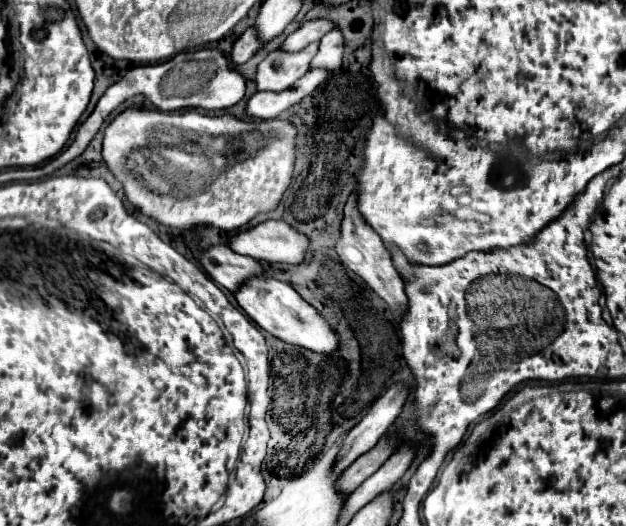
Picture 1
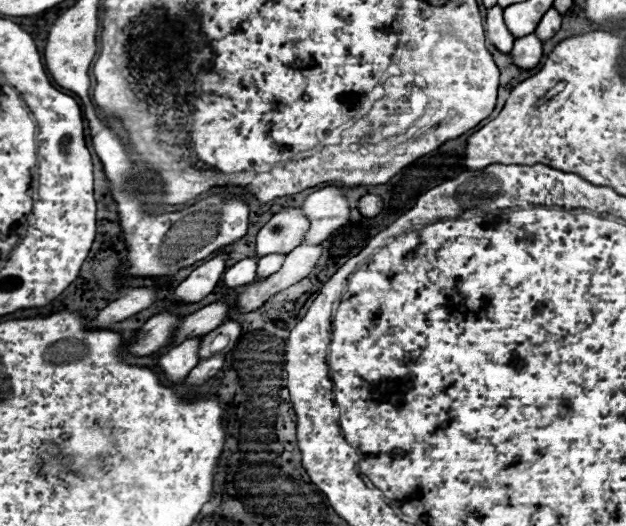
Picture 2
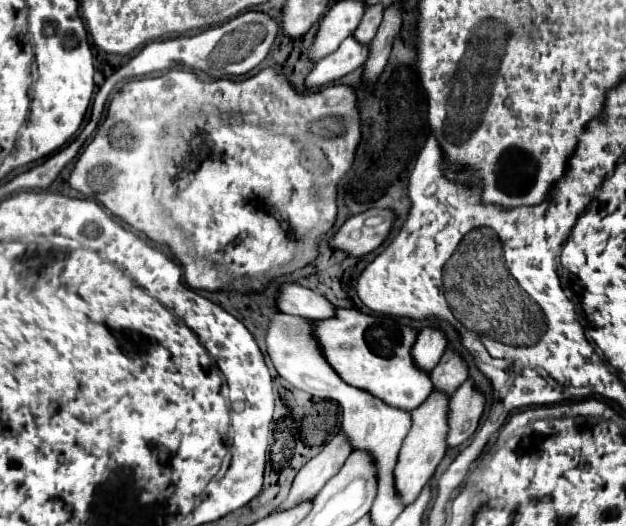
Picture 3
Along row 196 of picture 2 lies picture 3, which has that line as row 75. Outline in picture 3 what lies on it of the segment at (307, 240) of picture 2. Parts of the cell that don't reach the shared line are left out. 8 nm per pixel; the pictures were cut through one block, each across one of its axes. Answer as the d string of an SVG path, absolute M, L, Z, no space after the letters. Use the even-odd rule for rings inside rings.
M350 36L338 46L338 50L334 50L332 54L328 54L326 58L322 58L312 66L310 74L304 78L304 86L306 90L314 90L330 82L336 82L346 74L354 72L356 68L364 66L366 58L368 58L368 46L356 42Z

